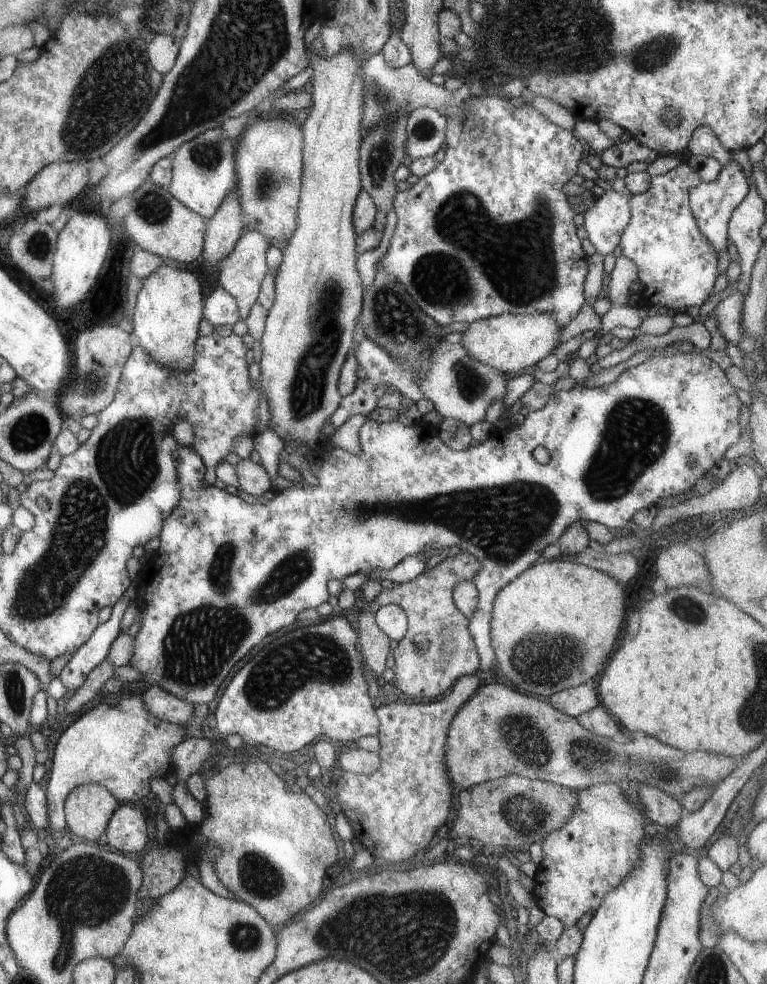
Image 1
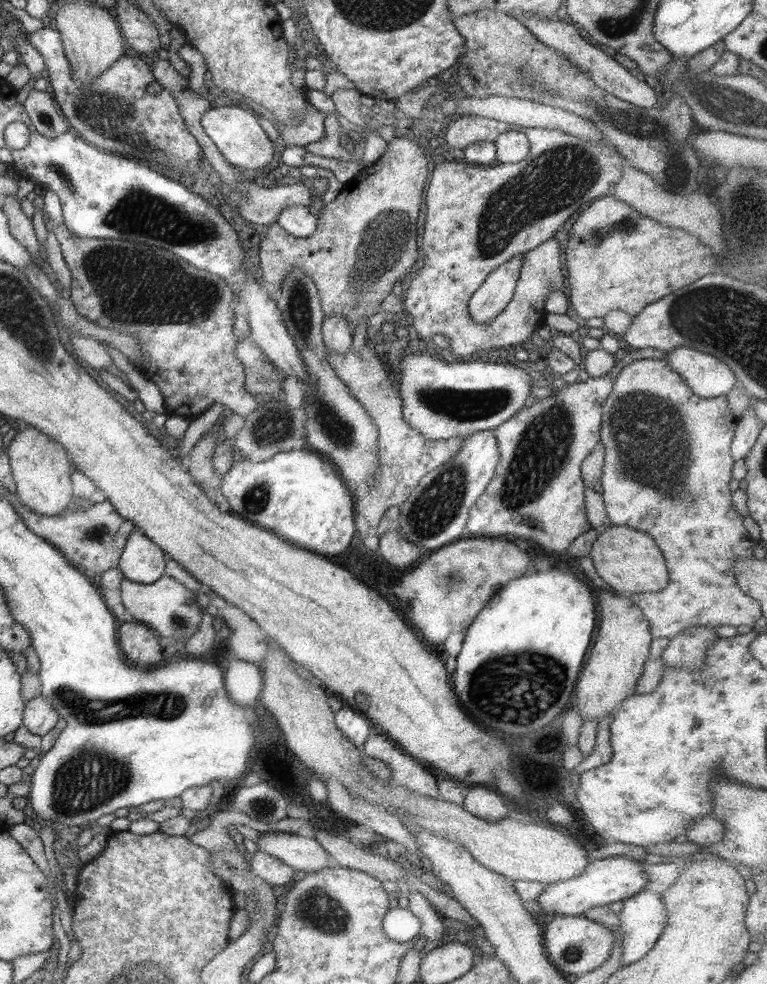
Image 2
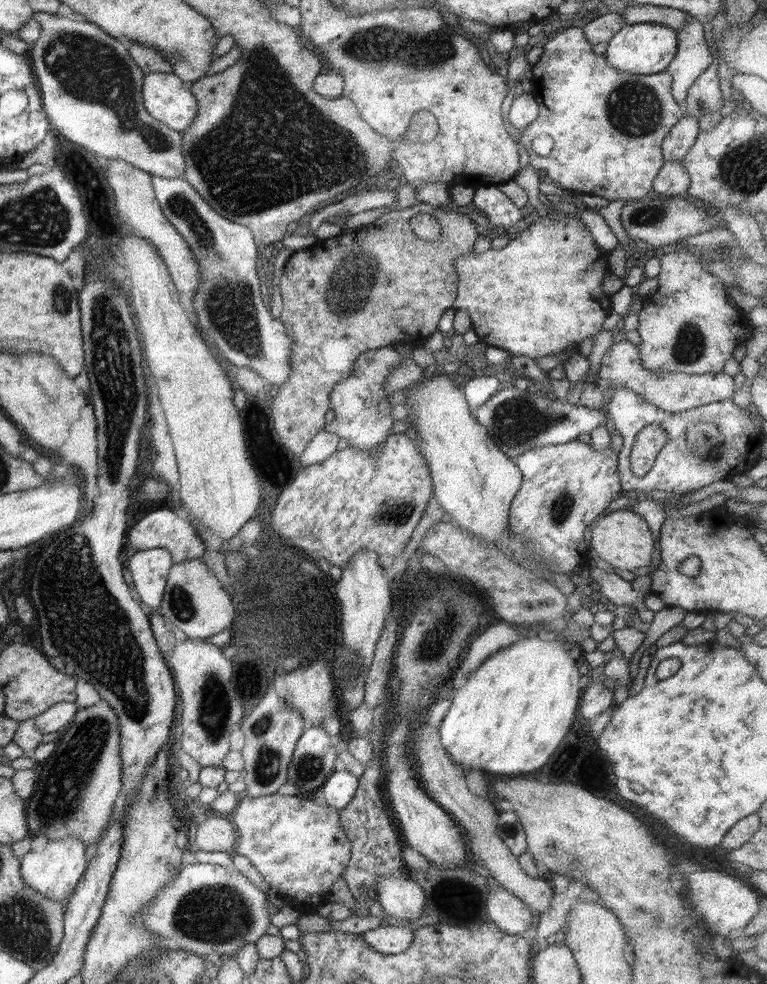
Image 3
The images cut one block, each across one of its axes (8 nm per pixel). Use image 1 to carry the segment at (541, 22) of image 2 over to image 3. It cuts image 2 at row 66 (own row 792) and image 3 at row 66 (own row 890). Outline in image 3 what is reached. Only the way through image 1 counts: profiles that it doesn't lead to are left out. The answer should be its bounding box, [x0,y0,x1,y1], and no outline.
[520,27,683,202]

